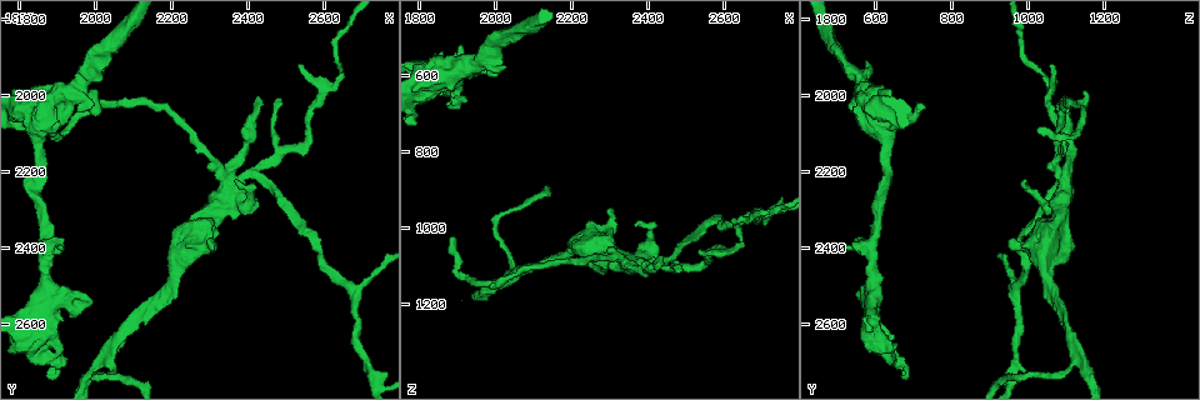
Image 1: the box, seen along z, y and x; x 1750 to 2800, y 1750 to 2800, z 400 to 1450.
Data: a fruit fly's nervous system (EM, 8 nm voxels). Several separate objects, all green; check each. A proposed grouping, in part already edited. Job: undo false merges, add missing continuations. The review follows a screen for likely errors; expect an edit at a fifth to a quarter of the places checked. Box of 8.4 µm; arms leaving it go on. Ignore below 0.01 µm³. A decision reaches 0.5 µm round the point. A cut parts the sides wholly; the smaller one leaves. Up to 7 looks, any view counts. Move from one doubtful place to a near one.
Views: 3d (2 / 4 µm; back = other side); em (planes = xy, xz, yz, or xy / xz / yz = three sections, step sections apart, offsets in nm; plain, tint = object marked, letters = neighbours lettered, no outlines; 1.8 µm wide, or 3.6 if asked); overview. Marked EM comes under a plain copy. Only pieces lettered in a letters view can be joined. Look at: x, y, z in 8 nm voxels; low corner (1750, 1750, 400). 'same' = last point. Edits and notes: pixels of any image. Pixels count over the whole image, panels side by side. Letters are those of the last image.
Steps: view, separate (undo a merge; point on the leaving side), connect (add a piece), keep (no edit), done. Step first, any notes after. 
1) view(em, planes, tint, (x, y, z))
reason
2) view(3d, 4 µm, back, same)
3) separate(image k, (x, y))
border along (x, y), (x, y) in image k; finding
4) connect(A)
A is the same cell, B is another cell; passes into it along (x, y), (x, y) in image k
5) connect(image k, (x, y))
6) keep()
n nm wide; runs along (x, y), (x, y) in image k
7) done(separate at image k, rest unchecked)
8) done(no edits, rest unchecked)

view(em, yz, step 8, tint, (2355, 2265, 1090))

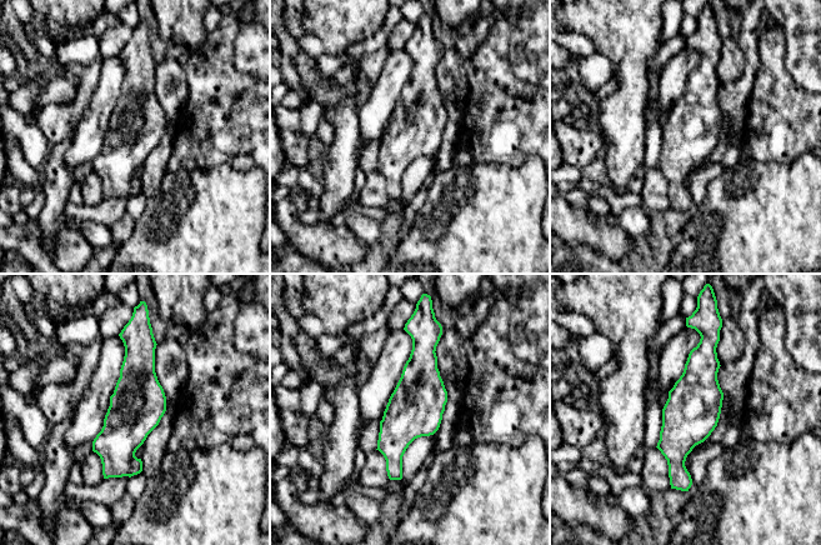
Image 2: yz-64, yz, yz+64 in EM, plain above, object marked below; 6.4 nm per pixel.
view(em, planes, tint, same)
cut it another way

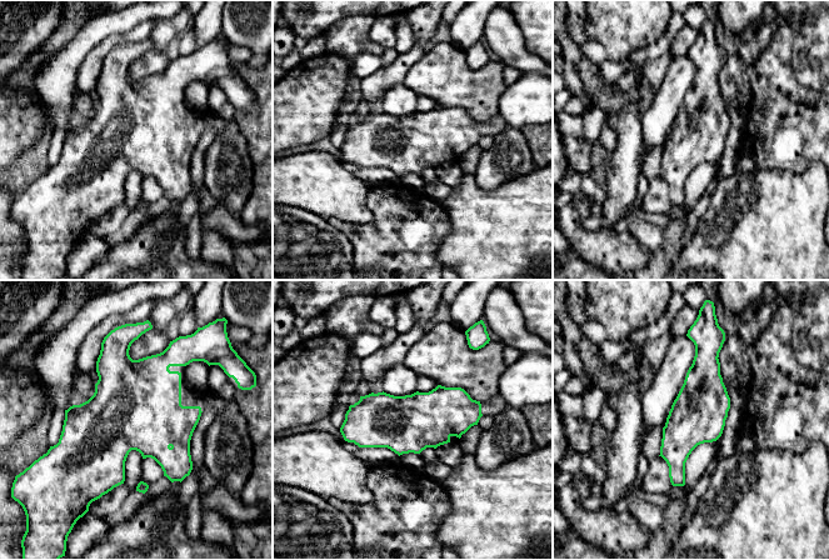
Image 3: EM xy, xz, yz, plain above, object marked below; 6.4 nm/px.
view(em, planes, letters, same)
what lies round it

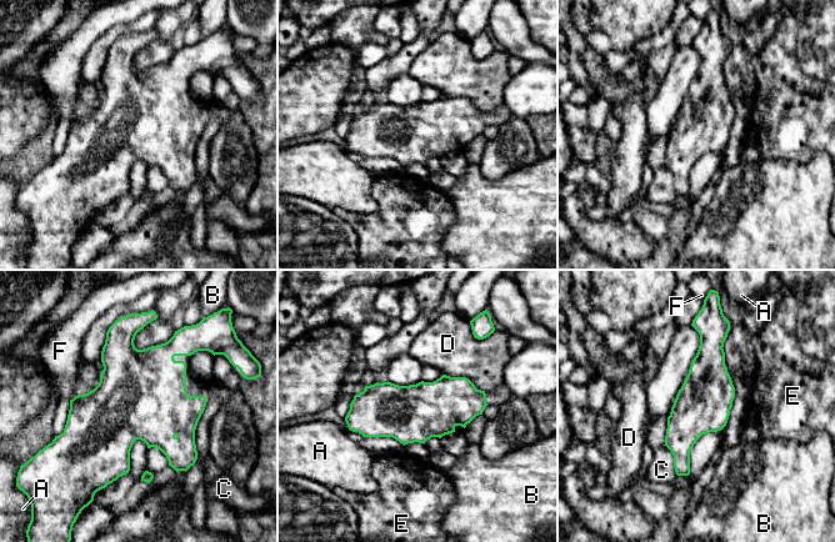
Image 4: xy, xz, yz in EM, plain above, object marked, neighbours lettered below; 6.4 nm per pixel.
keep()
A, B, C, D, E and F are other cells; border along (443, 374), (466, 377), (485, 391) in image 4; one neuron here

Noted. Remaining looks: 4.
view(em, planes, letters, (2540, 1920, 1070))
tapers out

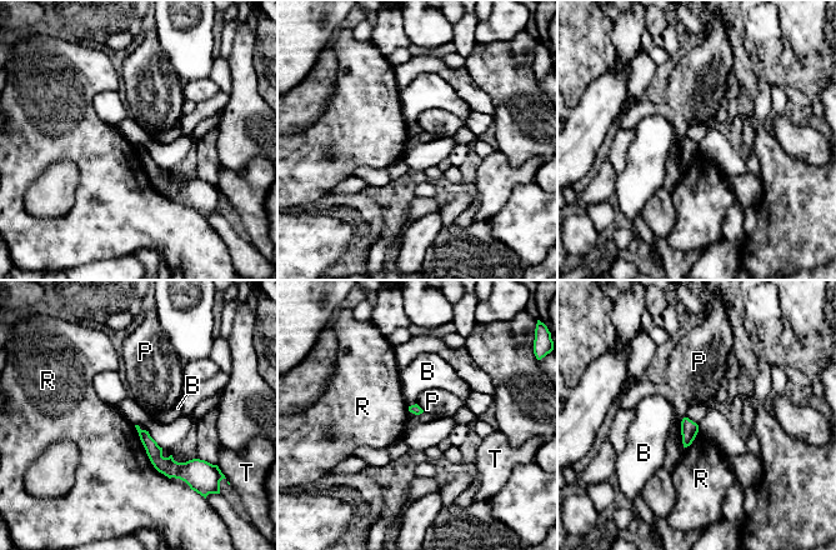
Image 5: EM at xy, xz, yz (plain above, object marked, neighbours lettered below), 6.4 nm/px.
keep()
B, P, R and T are other cells; runs along (141, 433), (170, 468), (199, 463) in image 5; none of them fits

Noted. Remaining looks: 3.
view(em, planes, letters, (1910, 2395, 525))
an open end

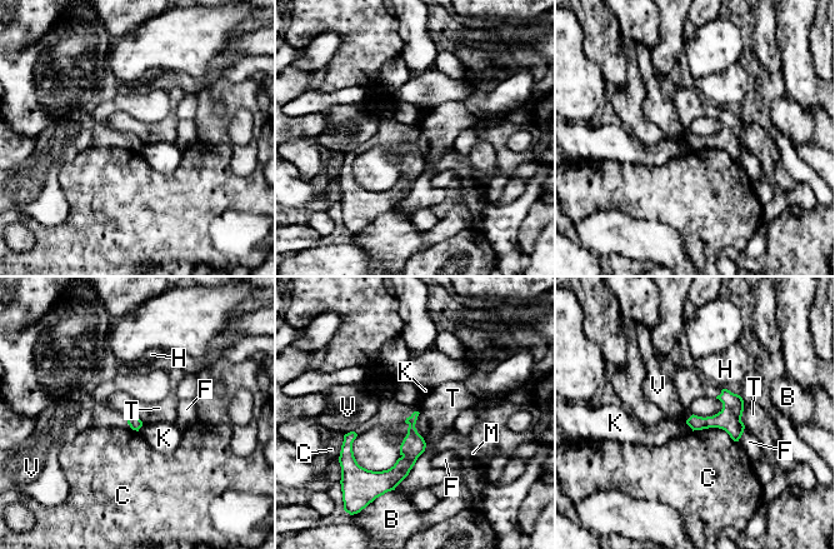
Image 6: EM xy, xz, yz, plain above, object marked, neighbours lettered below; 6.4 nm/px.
keep()
B, C, F, H, K, M, T and V are other cells; runs along (414, 417), (409, 458), (389, 487) in image 6; none of them fits

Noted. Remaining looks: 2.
done(no edits, rest unchecked)

